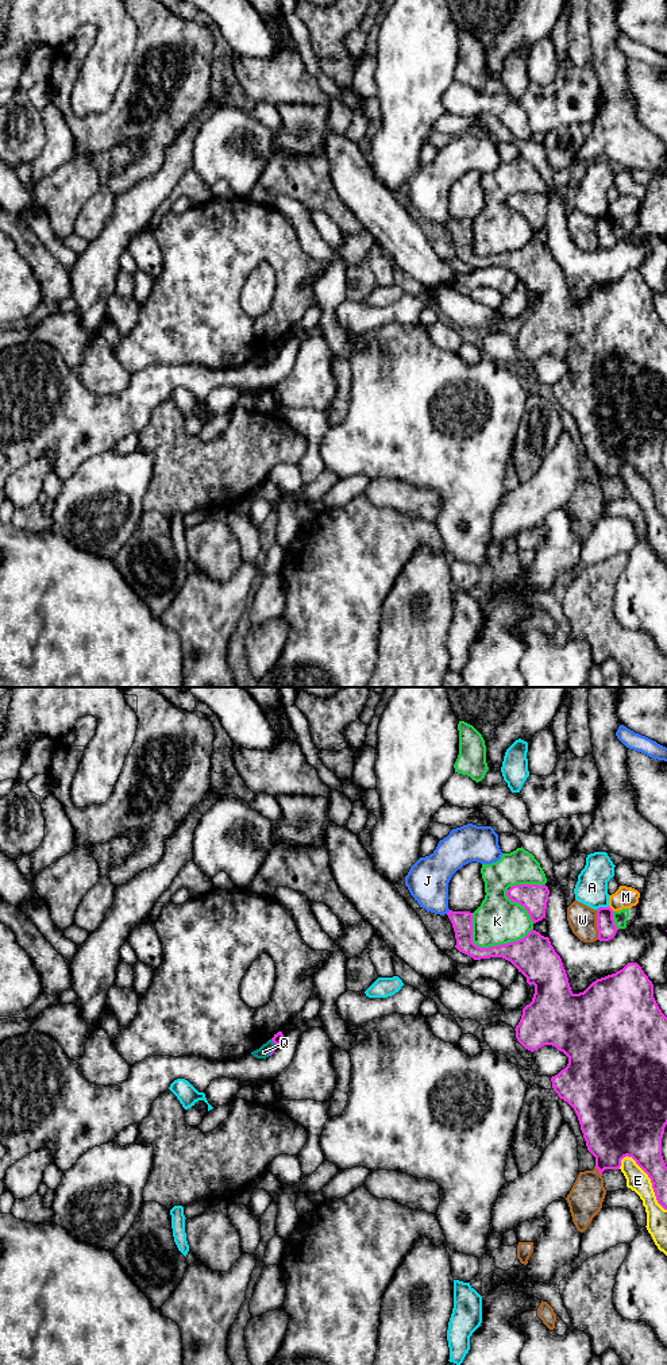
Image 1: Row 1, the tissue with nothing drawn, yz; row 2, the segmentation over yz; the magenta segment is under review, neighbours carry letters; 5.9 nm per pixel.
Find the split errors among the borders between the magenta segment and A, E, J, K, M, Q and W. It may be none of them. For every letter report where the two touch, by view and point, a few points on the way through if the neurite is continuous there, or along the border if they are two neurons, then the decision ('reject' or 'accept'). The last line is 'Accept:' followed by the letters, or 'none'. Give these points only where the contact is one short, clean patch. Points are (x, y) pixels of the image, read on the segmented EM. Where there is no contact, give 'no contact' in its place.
A: meets magenta in yz at (601, 907); reject
E: meets magenta in yz at (651, 1180); reject
J: meets magenta in yz at (448, 912); reject
K: meets magenta in yz at (489, 947); reject
M: meets magenta in yz at (609, 907); reject
Q: meets magenta in yz at (276, 1048); border along yz (272, 1040), (274, 1048), (268, 1055); reject
W: meets magenta in yz at (597, 925); reject
Accept: none

